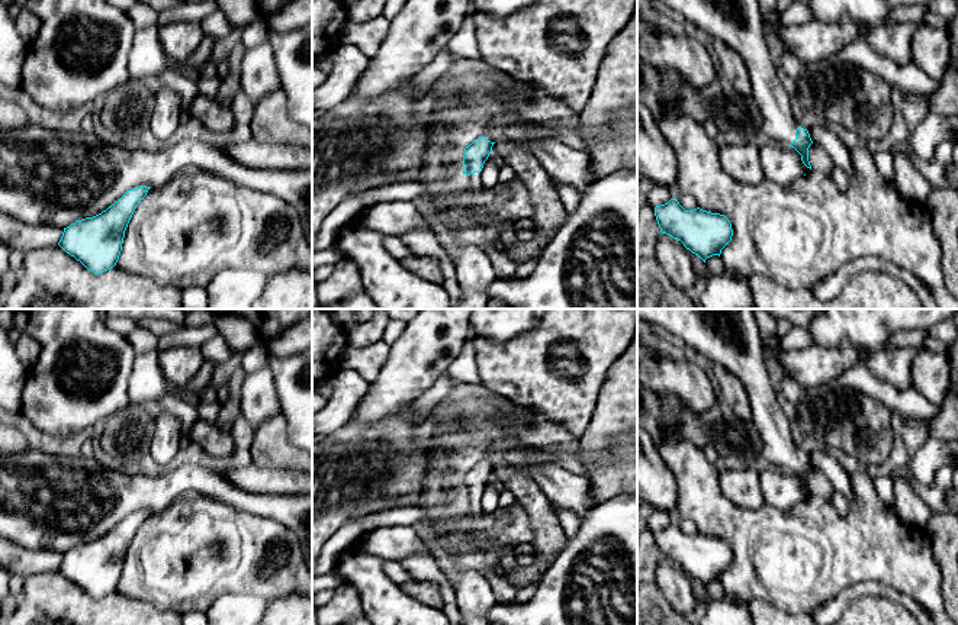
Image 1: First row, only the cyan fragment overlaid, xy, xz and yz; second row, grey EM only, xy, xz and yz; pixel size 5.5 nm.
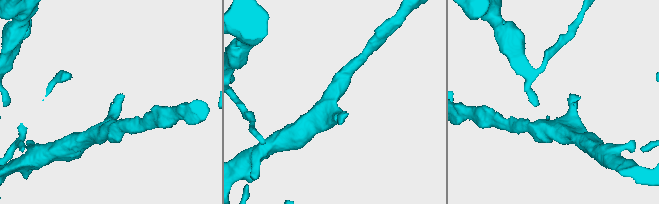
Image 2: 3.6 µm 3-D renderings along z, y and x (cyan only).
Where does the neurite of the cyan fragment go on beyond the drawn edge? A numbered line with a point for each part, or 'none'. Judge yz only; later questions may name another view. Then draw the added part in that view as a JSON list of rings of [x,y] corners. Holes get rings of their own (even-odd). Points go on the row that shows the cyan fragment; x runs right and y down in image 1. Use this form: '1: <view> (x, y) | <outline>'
1: yz (738, 23) | [[[652,0],[681,20],[737,49],[749,73],[752,97],[771,141],[794,142],[800,126],[769,55],[758,0]]]

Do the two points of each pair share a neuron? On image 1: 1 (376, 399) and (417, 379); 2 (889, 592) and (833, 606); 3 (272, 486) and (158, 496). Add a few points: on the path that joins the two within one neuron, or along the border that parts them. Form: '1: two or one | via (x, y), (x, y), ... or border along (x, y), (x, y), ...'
1: one | via (386, 395), (407, 379)
2: one | via (875, 590), (857, 590), (846, 596)
3: two | border along (221, 474), (246, 490), (276, 495)

